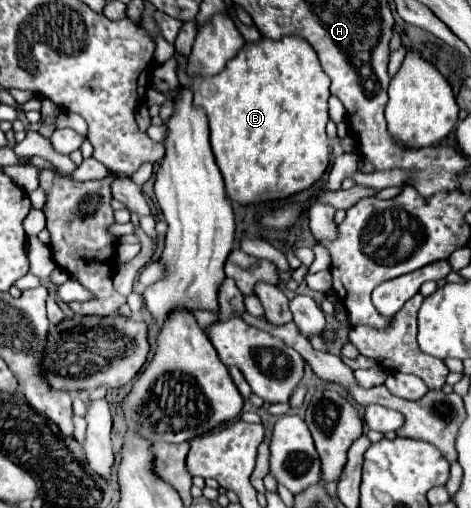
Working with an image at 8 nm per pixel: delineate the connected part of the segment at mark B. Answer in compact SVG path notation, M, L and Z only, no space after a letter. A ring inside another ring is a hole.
M288 35L288 37L282 37L278 41L272 41L268 37L262 37L260 41L256 43L246 43L234 59L230 59L224 67L222 73L218 75L212 75L212 77L189 77L180 67L177 68L177 76L181 85L190 85L192 91L194 91L194 105L202 107L208 115L208 121L210 121L210 145L212 145L212 151L214 151L214 157L216 157L216 163L222 171L222 177L224 177L224 183L226 183L226 193L230 199L238 201L241 205L247 204L266 204L273 201L273 199L288 199L298 193L298 191L304 191L308 189L312 183L316 183L322 173L326 171L328 167L328 137L326 137L326 123L328 123L328 97L330 97L330 81L328 81L328 75L324 73L324 69L320 67L320 61L316 57L316 51L306 43L302 41L302 37L296 37L296 35Z

